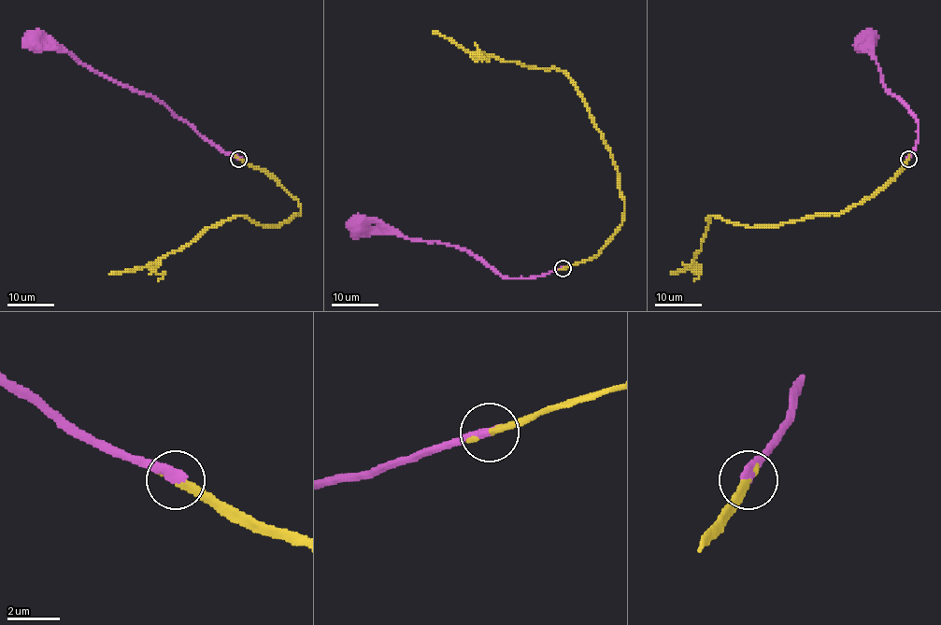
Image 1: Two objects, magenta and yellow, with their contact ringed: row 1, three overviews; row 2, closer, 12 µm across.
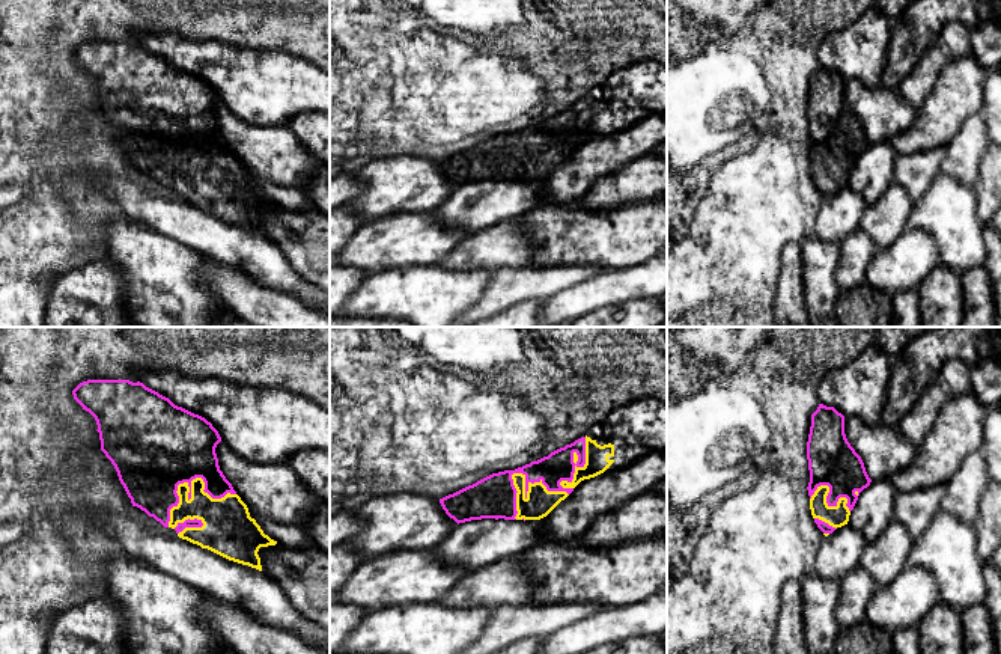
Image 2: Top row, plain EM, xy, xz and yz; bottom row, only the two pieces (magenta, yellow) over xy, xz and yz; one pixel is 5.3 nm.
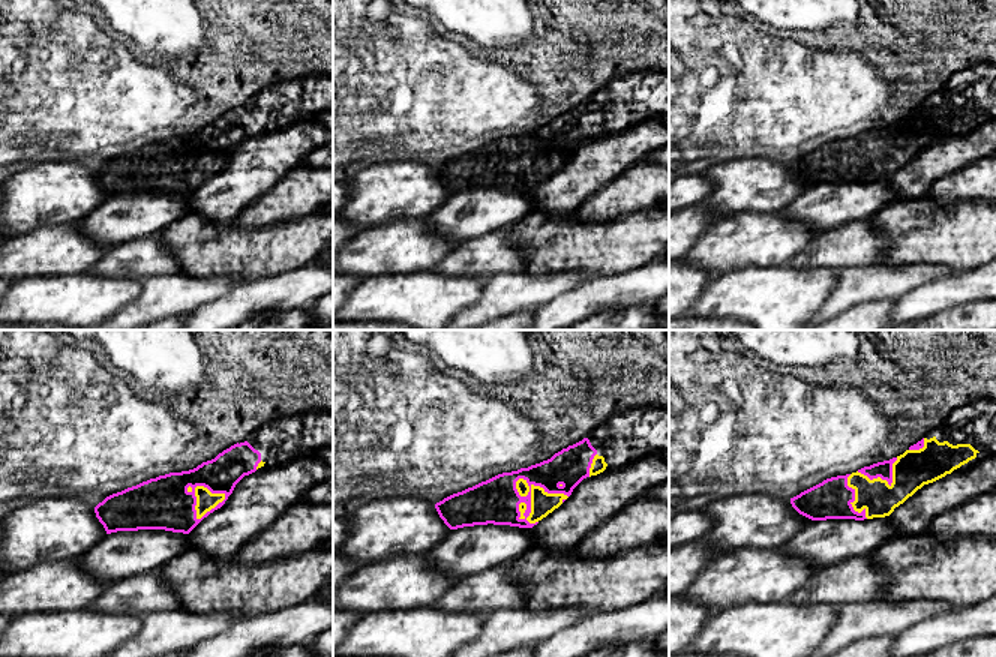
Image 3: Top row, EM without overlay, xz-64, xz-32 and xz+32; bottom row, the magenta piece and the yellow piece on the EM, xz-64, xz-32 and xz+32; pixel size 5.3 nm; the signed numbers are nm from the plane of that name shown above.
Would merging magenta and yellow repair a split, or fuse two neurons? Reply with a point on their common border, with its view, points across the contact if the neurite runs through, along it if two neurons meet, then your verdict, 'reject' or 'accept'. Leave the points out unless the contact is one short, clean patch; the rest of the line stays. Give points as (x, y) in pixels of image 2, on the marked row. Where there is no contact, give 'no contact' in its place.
meets magenta in xz at (545, 485); reject

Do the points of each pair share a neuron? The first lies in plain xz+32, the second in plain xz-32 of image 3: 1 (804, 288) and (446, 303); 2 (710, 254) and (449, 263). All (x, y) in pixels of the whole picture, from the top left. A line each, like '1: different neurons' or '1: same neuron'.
1: same neuron
2: different neurons

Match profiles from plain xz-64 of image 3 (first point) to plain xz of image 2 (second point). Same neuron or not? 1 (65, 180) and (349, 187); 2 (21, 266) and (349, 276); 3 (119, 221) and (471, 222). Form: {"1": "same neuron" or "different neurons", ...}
{"1": "different neurons", "2": "different neurons", "3": "same neuron"}

